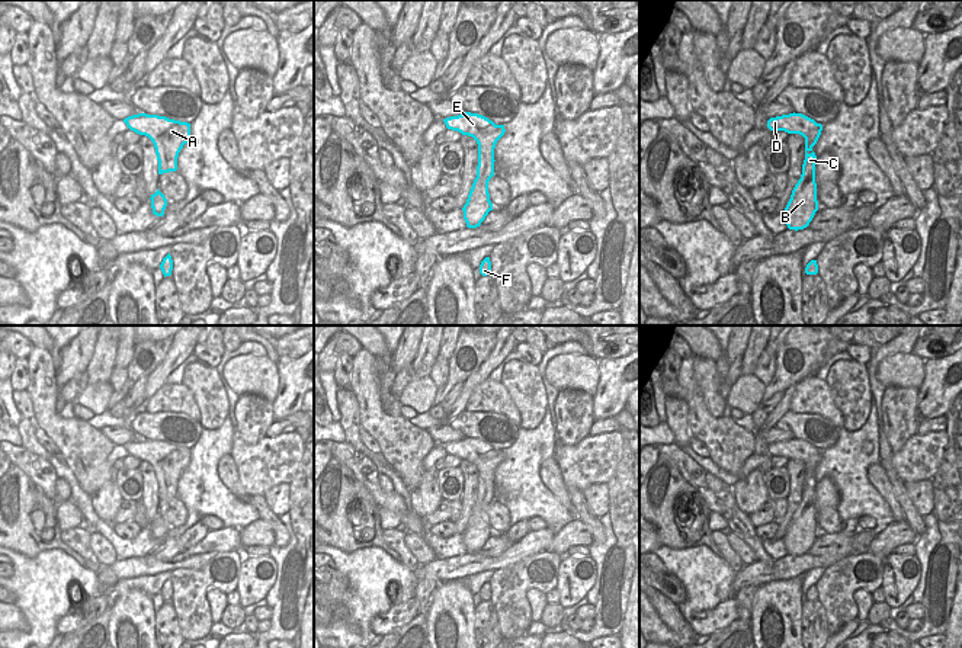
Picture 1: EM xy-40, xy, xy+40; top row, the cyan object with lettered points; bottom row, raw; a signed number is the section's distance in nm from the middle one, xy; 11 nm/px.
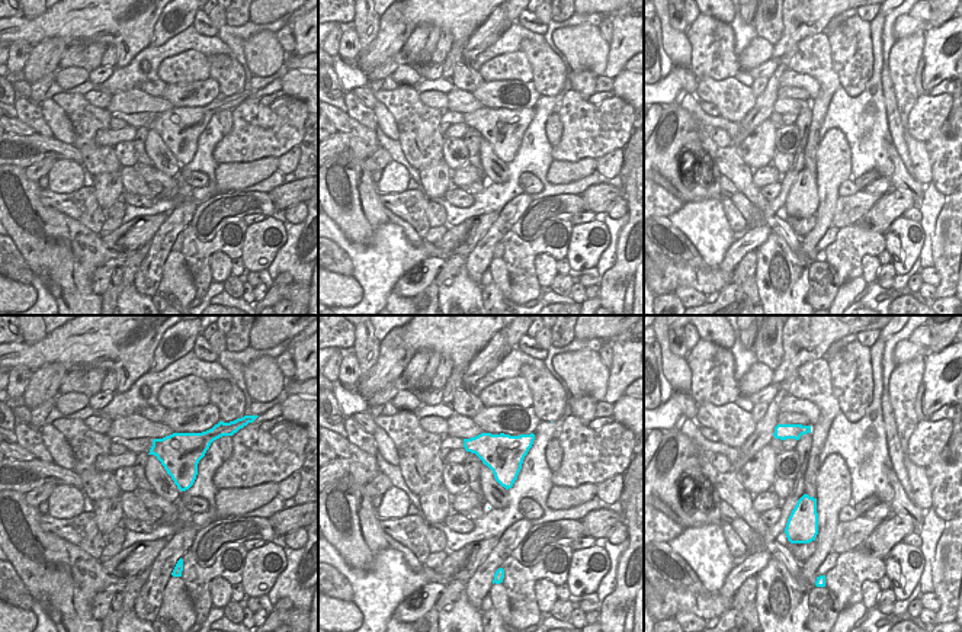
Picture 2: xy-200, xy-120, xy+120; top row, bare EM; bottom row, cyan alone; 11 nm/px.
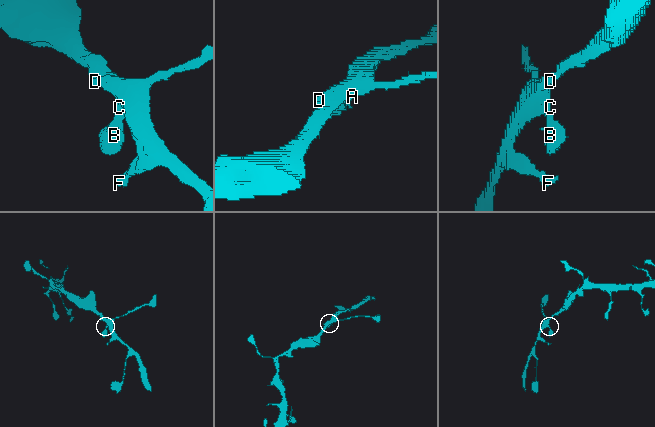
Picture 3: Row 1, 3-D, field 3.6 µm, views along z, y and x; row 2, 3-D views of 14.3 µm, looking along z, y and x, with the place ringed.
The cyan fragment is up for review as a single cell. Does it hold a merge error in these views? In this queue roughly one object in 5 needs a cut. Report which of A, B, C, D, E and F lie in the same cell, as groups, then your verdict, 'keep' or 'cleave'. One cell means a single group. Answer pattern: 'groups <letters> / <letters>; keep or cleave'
groups A B C D E F; keep

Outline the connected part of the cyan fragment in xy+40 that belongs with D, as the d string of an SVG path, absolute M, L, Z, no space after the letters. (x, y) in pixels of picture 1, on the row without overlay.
M789 439L767 446L770 456L785 456L788 459L799 459L805 463L805 485L802 500L795 510L791 525L783 536L783 543L789 555L804 555L812 546L818 536L817 509L815 509L815 478L812 472L817 469L822 450L802 439Z

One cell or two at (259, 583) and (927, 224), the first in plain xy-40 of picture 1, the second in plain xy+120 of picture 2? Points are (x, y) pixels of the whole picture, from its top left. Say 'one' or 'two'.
two

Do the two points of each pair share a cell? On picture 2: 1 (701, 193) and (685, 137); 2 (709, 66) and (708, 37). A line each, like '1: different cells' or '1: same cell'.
1: same cell
2: same cell

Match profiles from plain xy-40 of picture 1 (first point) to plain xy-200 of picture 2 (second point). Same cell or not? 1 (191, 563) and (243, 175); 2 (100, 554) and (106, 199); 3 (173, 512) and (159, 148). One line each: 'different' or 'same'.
1: different
2: different
3: same

